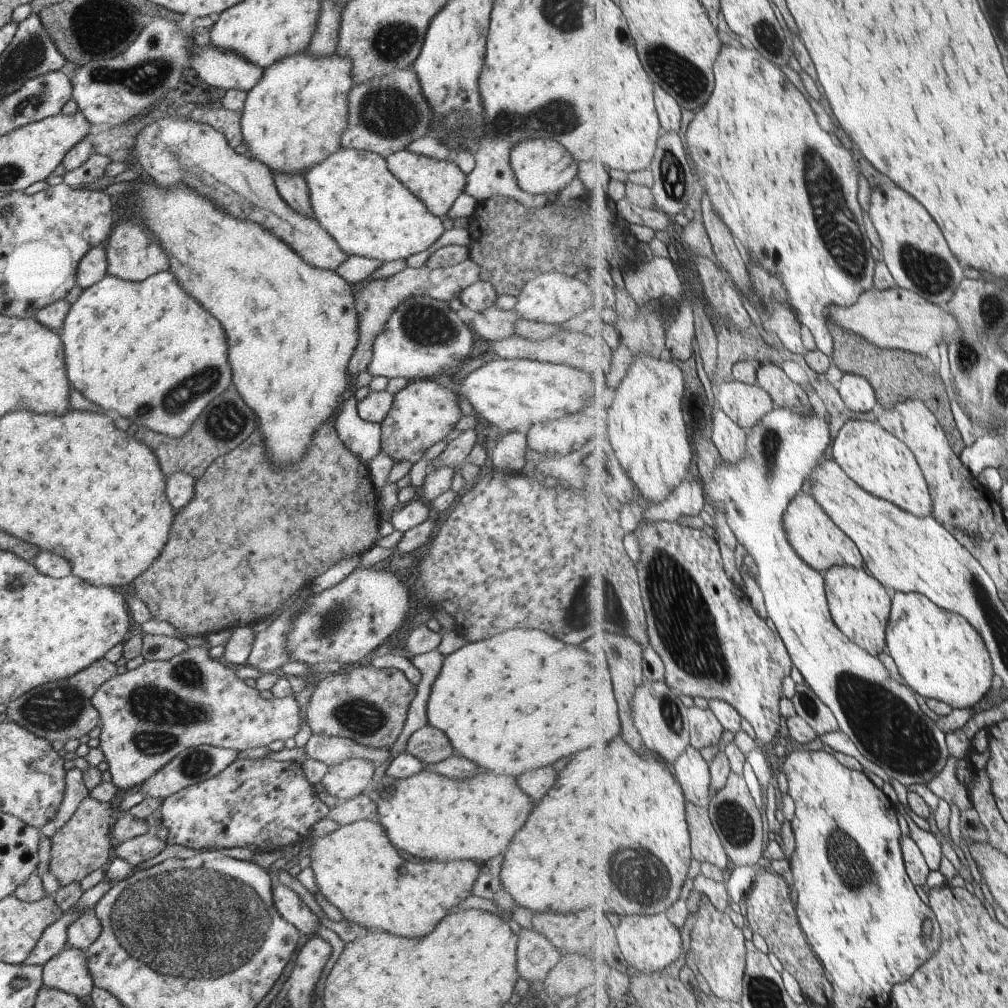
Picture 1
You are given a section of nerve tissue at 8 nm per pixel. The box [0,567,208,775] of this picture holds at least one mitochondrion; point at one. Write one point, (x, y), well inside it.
(56, 708)

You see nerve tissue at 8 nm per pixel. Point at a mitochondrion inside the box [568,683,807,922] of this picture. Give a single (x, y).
(651, 887)

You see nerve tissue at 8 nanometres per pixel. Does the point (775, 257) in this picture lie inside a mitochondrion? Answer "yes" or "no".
no

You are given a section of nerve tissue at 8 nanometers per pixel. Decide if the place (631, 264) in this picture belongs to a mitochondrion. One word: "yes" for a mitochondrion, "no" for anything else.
no

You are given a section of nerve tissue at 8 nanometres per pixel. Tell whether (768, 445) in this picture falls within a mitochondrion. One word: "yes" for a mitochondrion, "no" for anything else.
yes

